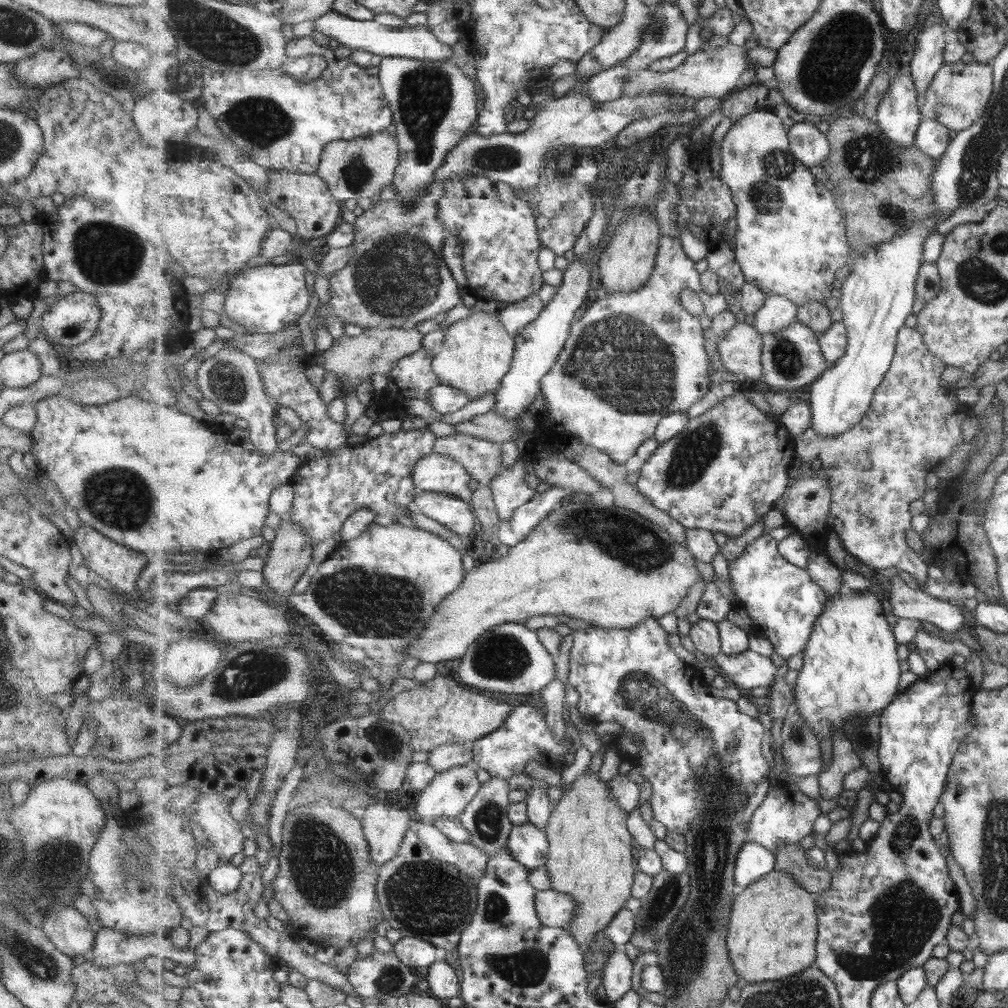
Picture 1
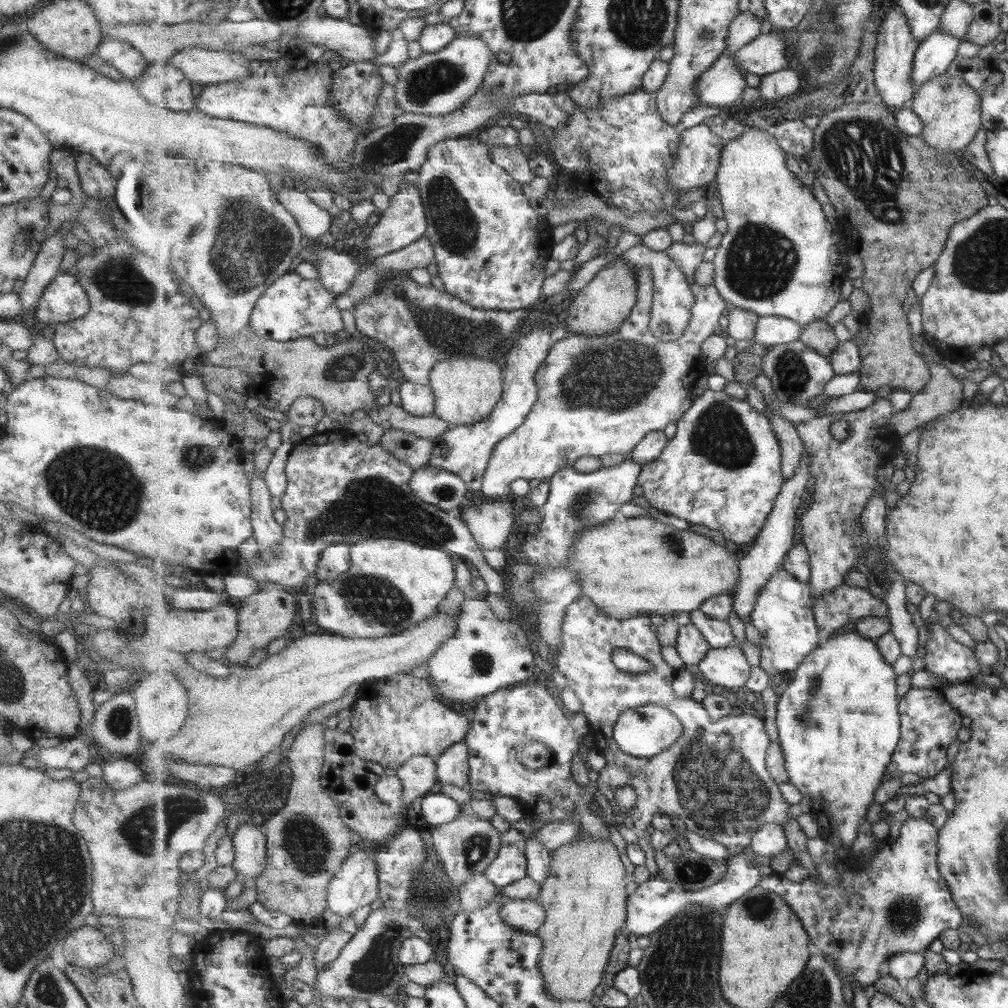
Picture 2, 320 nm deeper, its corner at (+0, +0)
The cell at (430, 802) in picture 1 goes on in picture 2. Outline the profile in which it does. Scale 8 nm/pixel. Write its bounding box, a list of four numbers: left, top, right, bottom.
[436,741,470,787]

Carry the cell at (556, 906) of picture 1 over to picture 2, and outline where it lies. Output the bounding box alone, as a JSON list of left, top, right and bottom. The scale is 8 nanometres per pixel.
[500,899,546,935]

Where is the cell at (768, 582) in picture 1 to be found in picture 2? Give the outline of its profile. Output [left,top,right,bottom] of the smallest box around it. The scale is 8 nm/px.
[752,566,819,677]

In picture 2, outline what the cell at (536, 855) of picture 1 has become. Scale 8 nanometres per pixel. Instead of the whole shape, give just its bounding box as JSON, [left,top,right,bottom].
[484,845,527,890]

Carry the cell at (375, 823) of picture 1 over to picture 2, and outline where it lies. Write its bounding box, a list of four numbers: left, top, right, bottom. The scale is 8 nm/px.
[328,843,380,917]

